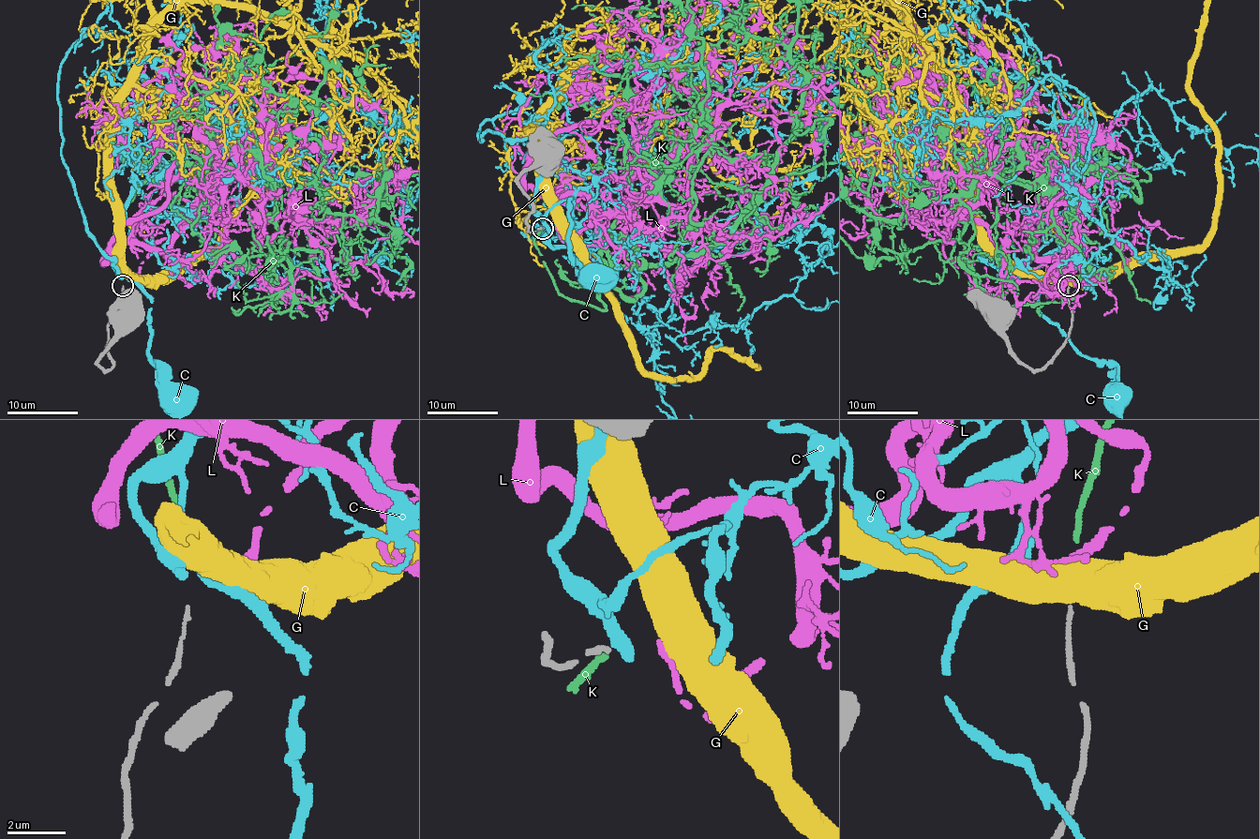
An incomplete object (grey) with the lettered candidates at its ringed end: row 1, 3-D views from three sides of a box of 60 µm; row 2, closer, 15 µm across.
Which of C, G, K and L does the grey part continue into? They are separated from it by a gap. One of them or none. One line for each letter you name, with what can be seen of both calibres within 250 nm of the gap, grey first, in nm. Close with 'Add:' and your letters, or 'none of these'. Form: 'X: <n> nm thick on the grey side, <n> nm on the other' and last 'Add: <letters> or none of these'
K: 120 nm thick on the grey side, 190 nm on the other
Add: K

